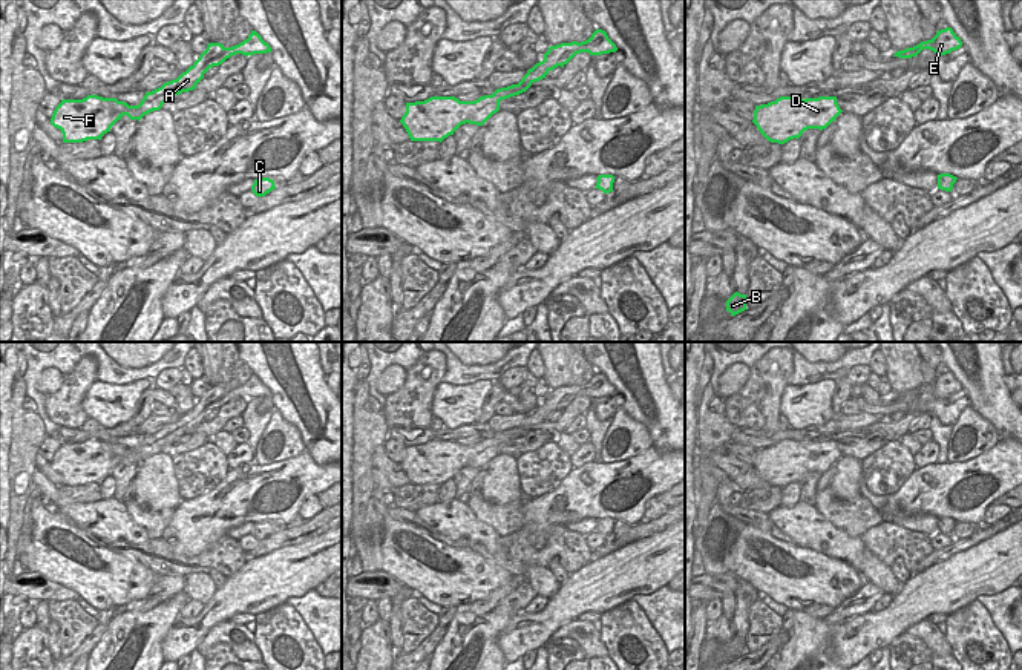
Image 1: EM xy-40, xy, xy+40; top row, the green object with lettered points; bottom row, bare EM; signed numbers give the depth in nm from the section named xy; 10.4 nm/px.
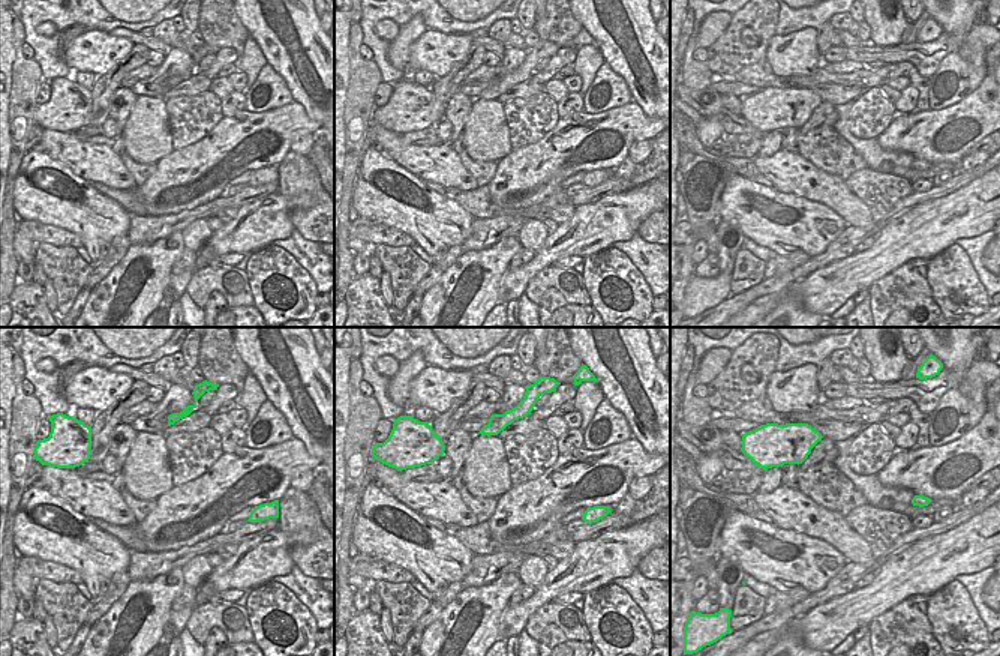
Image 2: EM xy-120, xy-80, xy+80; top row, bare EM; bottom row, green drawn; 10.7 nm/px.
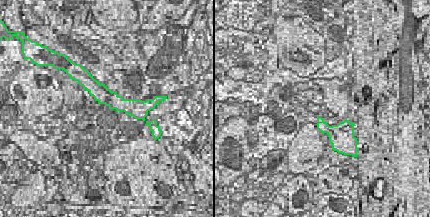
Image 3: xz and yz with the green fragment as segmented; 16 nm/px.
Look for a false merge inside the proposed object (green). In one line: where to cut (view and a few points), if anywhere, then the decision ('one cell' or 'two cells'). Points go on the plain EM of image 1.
cut none; one cell

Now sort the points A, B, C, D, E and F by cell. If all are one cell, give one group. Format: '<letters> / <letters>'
A B C D E F

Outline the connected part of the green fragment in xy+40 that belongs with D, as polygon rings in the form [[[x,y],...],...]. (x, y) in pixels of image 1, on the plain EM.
[[[780,440],[755,449],[752,466],[768,484],[785,488],[807,472],[826,472],[841,455],[837,440]]]

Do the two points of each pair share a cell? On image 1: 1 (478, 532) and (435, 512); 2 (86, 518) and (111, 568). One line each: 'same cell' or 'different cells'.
1: same cell
2: different cells

